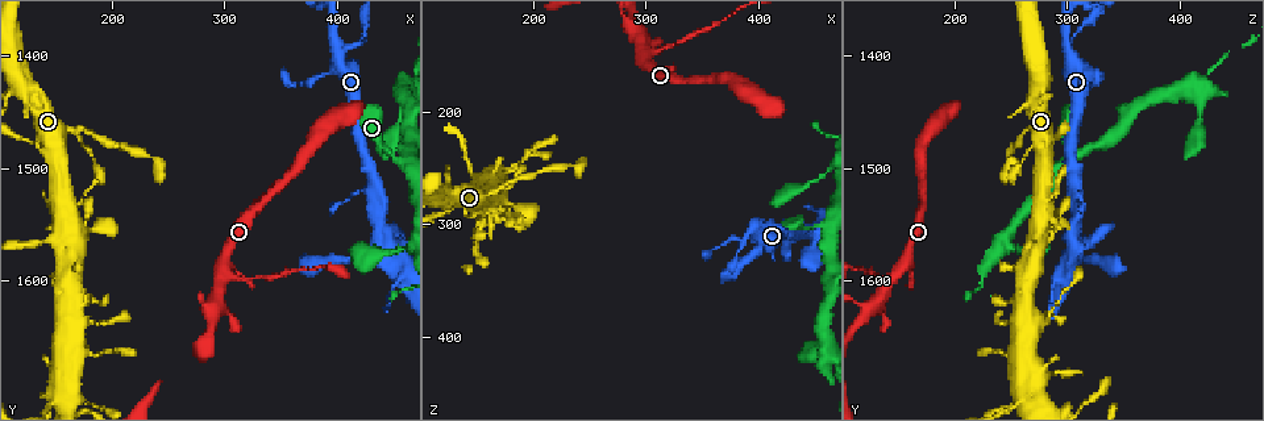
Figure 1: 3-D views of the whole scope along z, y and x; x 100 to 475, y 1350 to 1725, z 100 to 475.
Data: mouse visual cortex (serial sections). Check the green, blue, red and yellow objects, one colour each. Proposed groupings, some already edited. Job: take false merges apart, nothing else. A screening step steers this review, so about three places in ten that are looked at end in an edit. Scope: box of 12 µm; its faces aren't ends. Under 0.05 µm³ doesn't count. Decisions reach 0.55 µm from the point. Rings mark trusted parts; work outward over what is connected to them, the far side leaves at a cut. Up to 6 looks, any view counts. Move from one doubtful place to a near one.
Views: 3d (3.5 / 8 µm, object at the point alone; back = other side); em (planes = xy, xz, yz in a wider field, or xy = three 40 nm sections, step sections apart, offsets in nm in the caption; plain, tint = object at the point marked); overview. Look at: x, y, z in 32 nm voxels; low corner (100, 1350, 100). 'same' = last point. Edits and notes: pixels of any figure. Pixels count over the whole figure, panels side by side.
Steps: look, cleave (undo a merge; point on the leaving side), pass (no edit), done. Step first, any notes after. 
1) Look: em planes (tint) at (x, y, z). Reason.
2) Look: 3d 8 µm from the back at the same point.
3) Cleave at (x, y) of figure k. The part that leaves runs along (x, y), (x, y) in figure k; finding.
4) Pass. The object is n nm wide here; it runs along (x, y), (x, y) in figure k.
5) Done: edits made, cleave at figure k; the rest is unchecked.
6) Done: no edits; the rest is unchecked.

Look: 3d 3.5 µm at (298, 1588, 148).

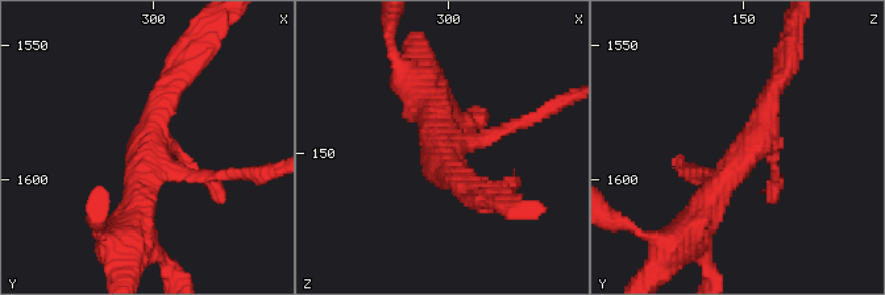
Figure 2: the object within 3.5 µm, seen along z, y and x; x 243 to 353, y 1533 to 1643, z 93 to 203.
Look: em xy step 3 (tint) at (301, 1590, 150).

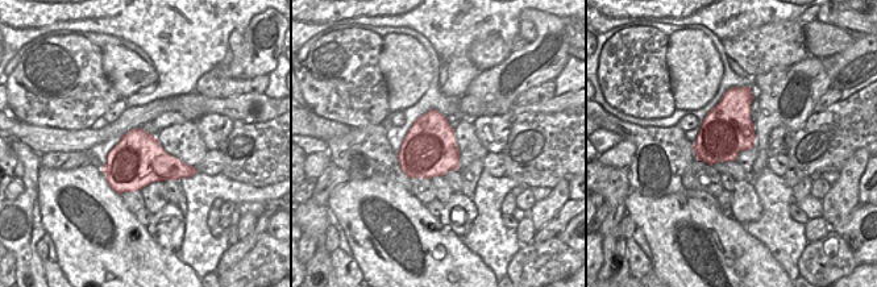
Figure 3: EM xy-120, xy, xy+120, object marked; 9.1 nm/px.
Pass. It runs along (777, 82), (761, 134), (690, 227) in figure 2; continuous, no second cell.

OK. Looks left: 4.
Look: 3d 3.5 µm at (162, 1670, 262). Sharp bend.

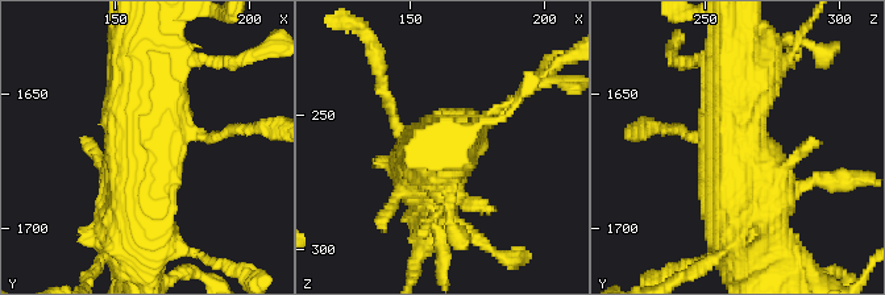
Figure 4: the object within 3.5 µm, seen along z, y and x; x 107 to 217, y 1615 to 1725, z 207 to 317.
Look: em xy step 3 (tint) at (161, 1670, 262). Need the tissue.

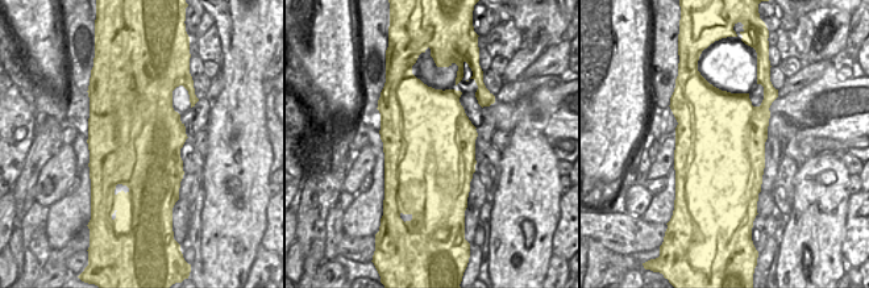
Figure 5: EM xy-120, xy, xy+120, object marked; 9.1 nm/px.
Pass. It runs along (719, 95), (777, 253) in figure 4; all the same cell.

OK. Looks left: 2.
Look: 3d 3.5 µm at (442, 1574, 306). Arms run side by side.

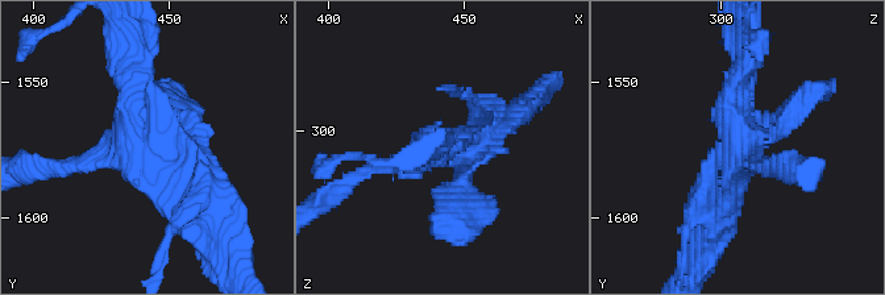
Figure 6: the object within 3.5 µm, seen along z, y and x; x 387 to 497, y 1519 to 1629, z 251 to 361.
Look: em xy step 3 (tint) at (444, 1575, 307). Need the tissue.

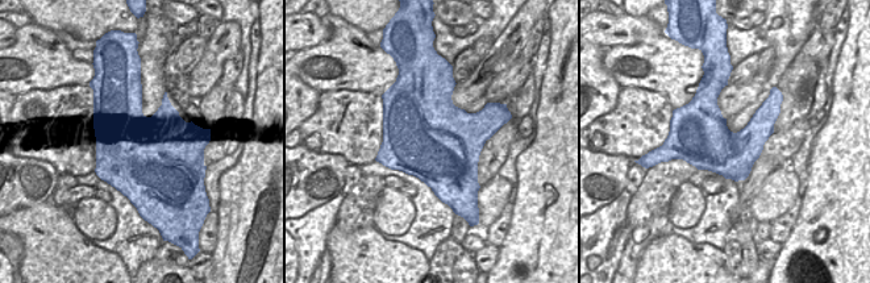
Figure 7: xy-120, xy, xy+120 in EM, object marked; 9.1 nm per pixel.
Pass. It runs along (746, 67), (739, 152), (797, 107) in figure 6; continuous, no second cell.

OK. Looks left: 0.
Done: no edits; the rest is unchecked.

